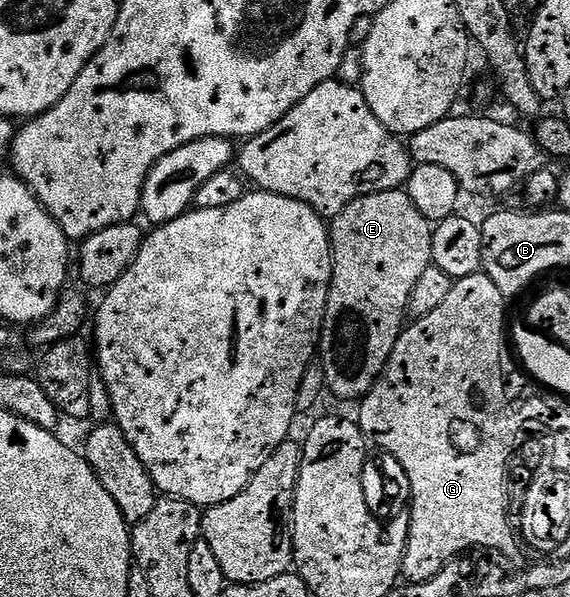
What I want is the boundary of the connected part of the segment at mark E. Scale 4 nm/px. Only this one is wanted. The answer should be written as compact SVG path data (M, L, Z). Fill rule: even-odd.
M390 189L384 193L371 193L368 197L359 197L353 203L349 203L349 207L345 207L340 213L334 214L329 225L331 234L331 290L327 296L327 310L323 316L323 331L319 335L317 346L317 357L323 363L325 379L327 380L326 388L333 396L340 397L343 401L356 400L355 402L358 402L367 396L367 392L372 389L379 376L383 374L383 370L387 368L387 361L391 357L393 347L397 343L397 339L403 334L405 322L408 320L407 309L412 308L413 287L417 287L417 279L421 279L421 271L432 264L432 230L432 222L424 219L421 211L417 211L417 207L403 189Z

